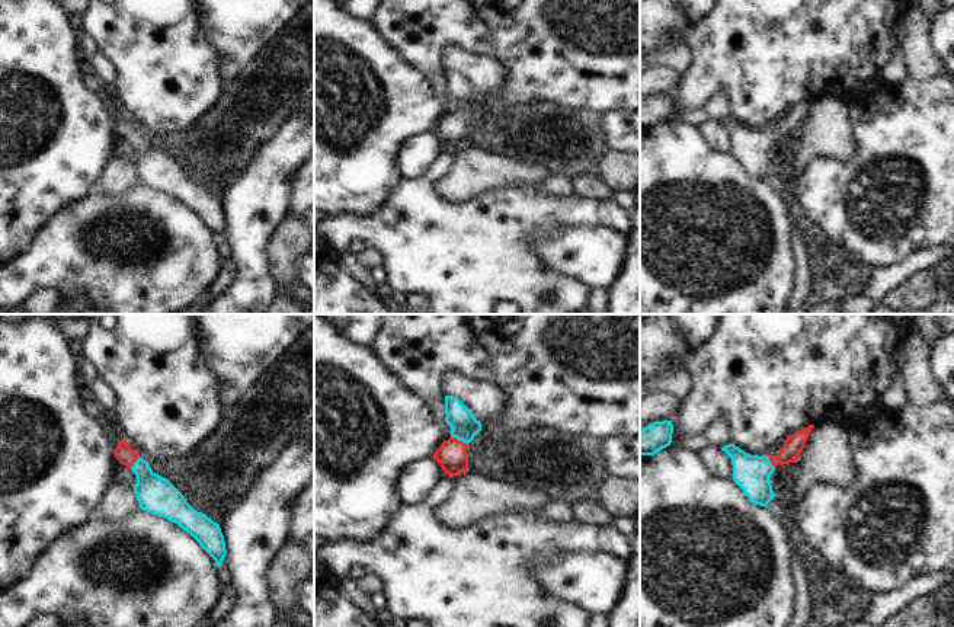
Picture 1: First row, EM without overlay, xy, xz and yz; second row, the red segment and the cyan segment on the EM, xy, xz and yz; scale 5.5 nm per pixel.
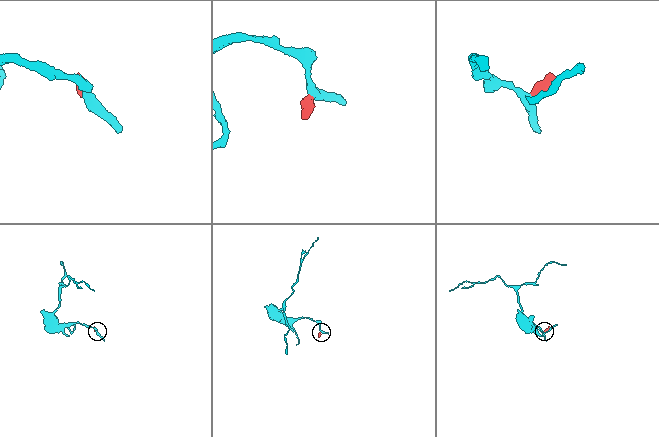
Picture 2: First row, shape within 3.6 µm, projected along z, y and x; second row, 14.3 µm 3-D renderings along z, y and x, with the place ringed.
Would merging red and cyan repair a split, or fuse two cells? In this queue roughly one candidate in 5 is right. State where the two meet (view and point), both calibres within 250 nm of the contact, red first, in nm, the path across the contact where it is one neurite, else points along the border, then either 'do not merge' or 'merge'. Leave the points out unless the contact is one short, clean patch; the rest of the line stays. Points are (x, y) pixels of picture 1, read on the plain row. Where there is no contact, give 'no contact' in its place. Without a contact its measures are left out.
contact xz (457, 114); calibres 160 and 160 nm; way xz (453, 131), (457, 114), (464, 101); merge

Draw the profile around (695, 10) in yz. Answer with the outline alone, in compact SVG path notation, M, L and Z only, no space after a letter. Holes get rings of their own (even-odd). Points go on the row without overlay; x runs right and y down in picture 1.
M676 0L682 4L682 12L694 22L700 22L713 12L718 0Z

